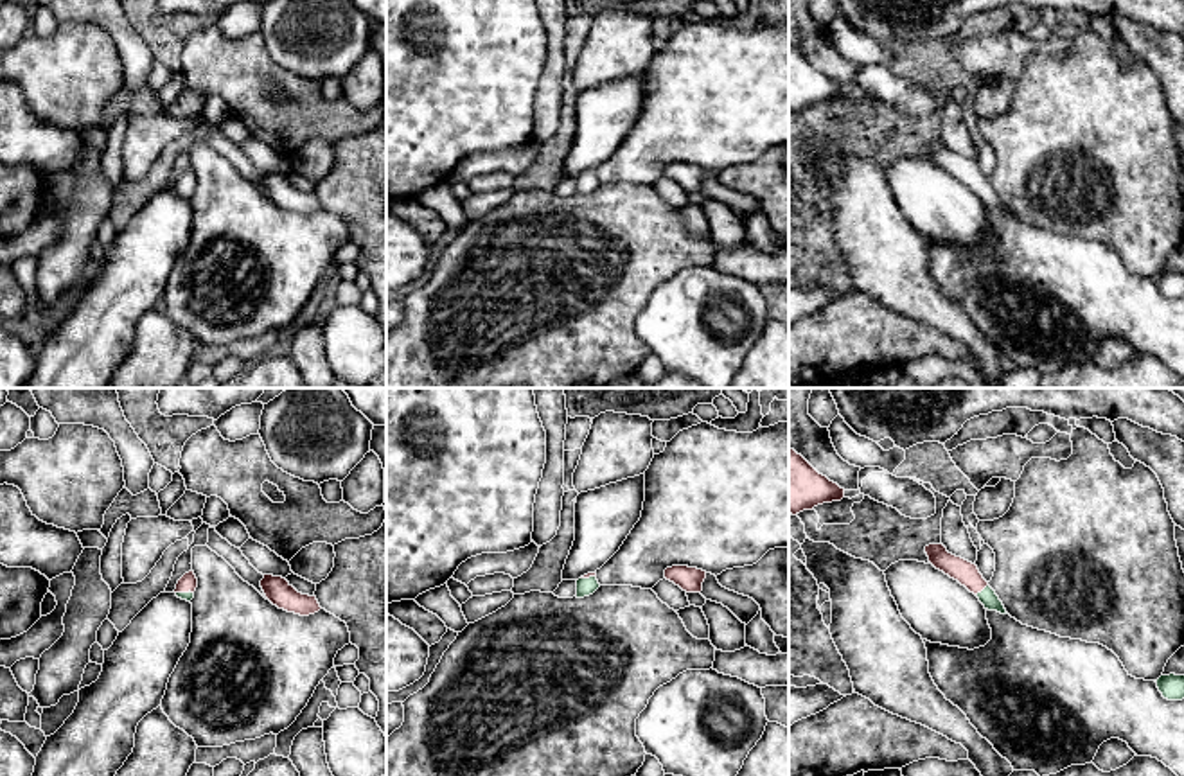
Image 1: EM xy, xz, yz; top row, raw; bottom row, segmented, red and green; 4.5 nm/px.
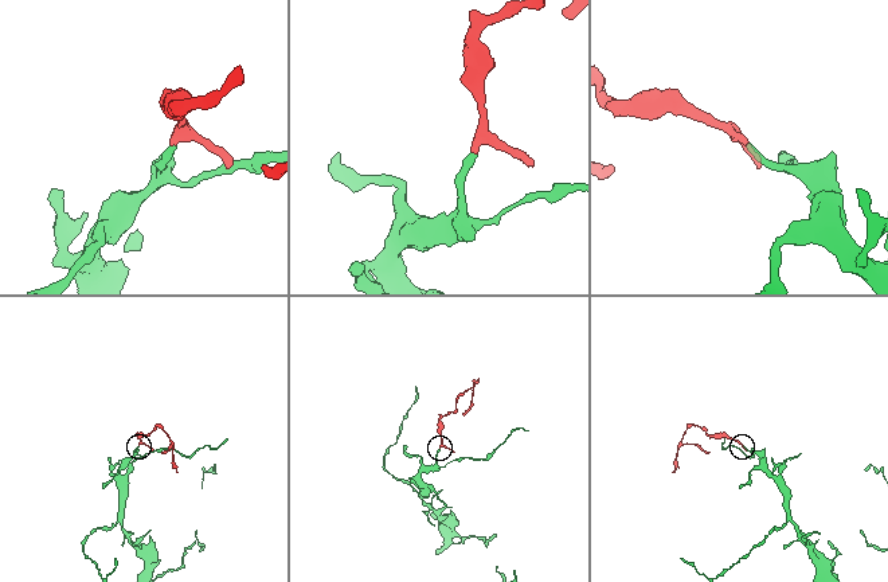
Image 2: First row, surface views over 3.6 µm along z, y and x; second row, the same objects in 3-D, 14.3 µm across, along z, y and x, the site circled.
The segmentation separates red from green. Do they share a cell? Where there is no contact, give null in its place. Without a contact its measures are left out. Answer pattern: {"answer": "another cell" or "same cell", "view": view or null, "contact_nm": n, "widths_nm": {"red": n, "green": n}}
{"answer": "same cell", "view": "yz", "contact_nm": 80, "widths_nm": {"red": 110, "green": 80}}

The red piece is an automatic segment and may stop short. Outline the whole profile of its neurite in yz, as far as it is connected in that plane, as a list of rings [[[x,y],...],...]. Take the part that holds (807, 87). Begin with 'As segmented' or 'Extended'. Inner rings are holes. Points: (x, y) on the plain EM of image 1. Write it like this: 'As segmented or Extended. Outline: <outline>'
As segmented. Outline: [[[789,47],[789,111],[841,99],[844,86],[819,72],[801,52]]]

